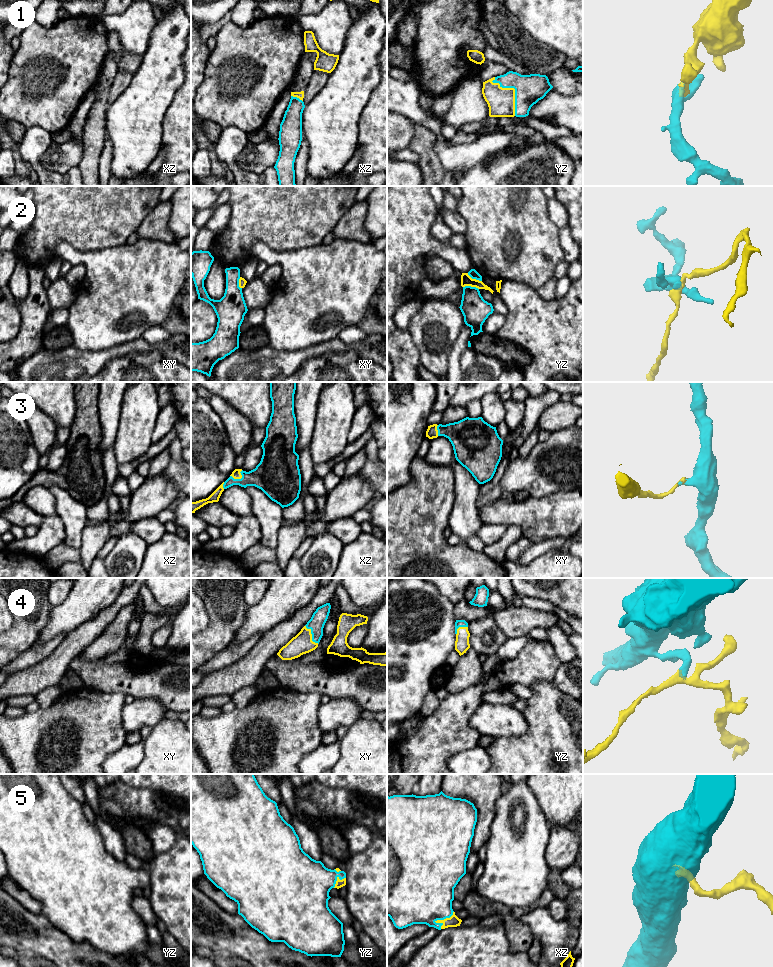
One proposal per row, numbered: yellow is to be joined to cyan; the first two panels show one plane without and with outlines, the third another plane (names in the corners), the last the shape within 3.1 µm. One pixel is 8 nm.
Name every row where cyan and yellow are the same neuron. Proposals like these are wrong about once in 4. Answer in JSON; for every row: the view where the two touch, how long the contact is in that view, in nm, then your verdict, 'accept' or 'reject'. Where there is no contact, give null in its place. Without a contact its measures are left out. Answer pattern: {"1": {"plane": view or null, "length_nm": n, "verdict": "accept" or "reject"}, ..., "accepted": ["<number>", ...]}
{"1": {"plane": "yz", "length_nm": 360, "verdict": "accept"}, "2": {"plane": "yz", "length_nm": 130, "verdict": "reject"}, "3": {"plane": "xz", "length_nm": 120, "verdict": "accept"}, "4": {"plane": "xy", "length_nm": 190, "verdict": "accept"}, "5": {"plane": "xz", "length_nm": 180, "verdict": "accept"}, "accepted": ["1", "3", "4", "5"]}

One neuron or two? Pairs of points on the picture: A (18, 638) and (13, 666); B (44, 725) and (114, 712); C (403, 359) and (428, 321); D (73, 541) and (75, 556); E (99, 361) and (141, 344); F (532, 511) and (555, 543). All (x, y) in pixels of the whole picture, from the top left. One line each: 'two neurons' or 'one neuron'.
A: two neurons
B: one neuron
C: two neurons
D: two neurons
E: one neuron
F: two neurons

